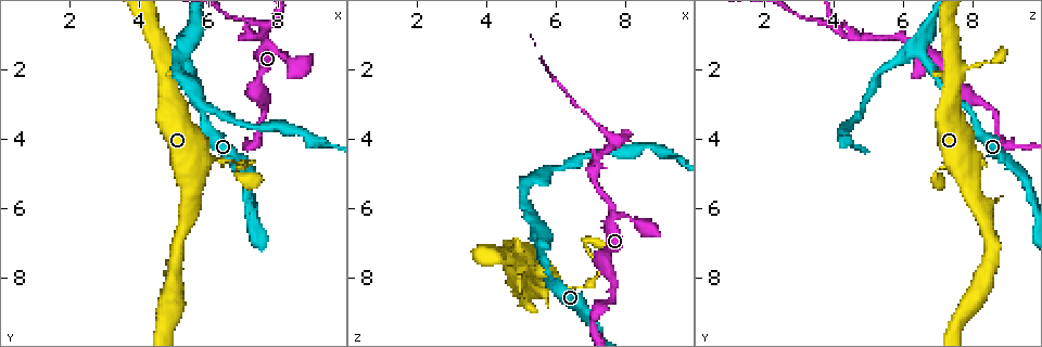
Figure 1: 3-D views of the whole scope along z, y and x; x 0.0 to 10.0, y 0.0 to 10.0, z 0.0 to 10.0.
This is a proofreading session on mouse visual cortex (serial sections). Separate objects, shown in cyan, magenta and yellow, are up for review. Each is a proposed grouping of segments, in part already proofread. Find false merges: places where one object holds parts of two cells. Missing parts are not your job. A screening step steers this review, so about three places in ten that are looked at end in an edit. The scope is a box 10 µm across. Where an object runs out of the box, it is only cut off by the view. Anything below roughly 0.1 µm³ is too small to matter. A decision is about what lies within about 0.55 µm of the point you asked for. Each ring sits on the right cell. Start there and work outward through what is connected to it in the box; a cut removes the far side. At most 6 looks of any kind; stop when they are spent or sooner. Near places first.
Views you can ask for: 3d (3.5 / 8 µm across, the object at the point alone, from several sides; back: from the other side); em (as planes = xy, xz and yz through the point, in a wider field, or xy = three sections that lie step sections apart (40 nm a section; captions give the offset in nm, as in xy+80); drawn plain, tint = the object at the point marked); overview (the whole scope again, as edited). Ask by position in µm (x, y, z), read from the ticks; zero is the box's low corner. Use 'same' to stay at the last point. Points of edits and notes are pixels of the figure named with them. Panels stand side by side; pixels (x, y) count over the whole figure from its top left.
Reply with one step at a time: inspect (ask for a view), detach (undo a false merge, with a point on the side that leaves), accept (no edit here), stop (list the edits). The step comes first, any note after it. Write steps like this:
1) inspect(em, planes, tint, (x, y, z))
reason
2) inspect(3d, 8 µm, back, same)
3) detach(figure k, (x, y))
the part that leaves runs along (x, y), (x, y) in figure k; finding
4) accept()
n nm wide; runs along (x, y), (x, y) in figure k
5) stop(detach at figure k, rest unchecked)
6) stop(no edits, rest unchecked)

inspect(3d, 8 µm, (6.80, 4.70, 8.40))
thin neck

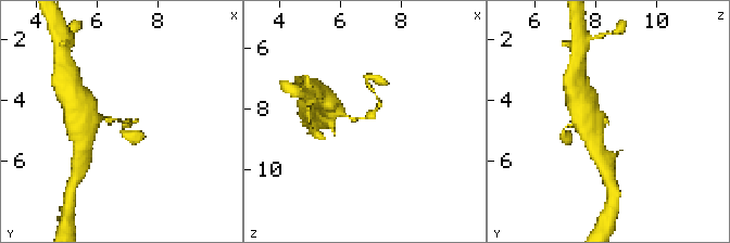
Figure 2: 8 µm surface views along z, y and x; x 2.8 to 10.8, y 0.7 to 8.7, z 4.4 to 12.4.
inspect(em, xy, step 2, tint, same)

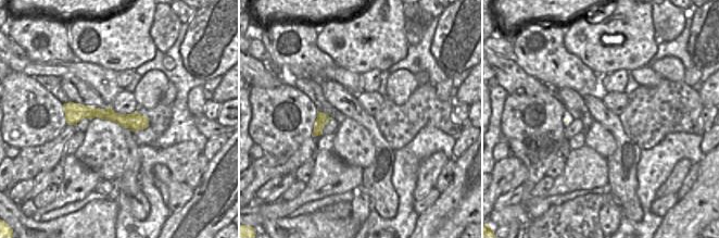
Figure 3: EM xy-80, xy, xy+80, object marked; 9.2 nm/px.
accept()
runs along (65, 107), (146, 122) in figure 3; continuous, no second cell

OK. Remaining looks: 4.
inspect(3d, 3.5 µm, (5.35, 1.55, 6.45))
a fork

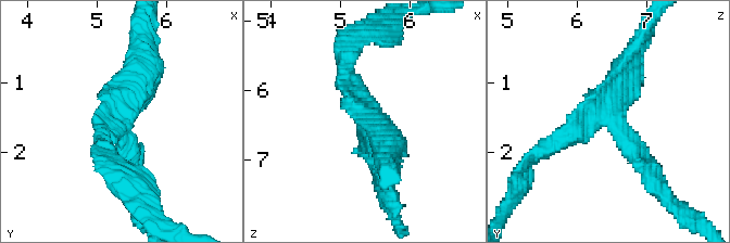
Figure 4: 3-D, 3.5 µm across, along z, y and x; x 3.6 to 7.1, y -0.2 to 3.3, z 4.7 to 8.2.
inspect(em, planes, tint, (5.40, 1.50, 6.45))

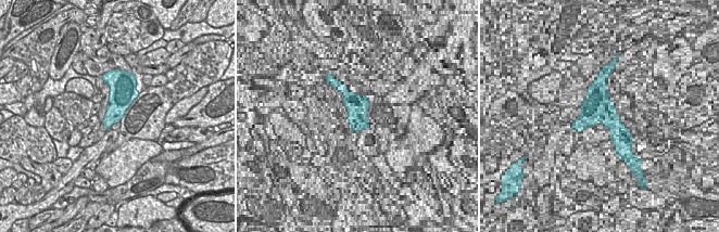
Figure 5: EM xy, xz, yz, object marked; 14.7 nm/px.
accept()
320 nm wide; runs along (651, 178), (612, 118), (550, 145) in figure 4; continuous, no second cell

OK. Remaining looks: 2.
inspect(3d, 3.5 µm, (7.60, 0.80, 4.05))
arms part here

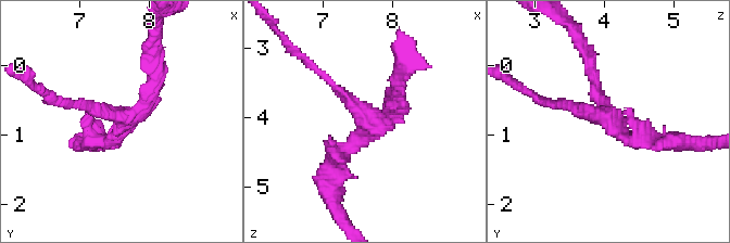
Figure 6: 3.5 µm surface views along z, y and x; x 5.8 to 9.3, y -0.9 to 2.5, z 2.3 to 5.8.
inspect(em, xy, step 1, tint, (7.60, 0.85, 4.10))
3 arms; arms of 150, 150, 200 nm

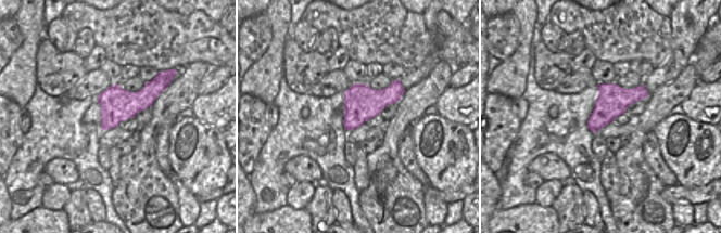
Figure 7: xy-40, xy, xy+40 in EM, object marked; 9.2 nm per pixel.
detach(figure 6, (92, 107))
the part that leaves runs along (122, 117), (59, 104), (45, 93) in figure 6; two cells meet here

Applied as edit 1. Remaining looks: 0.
stop(detach at figure 6, rest unchecked)

